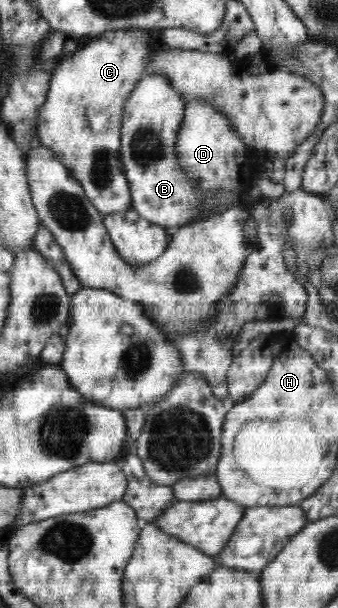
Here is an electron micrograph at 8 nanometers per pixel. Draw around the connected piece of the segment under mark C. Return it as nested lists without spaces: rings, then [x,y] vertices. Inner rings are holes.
[[[119,28],[103,32],[85,46],[79,46],[77,51],[68,57],[68,61],[57,64],[52,70],[44,104],[39,108],[37,136],[40,146],[52,149],[52,152],[60,157],[62,164],[70,170],[74,179],[80,181],[86,197],[104,218],[133,208],[132,194],[120,154],[120,127],[127,98],[136,83],[145,75],[144,70],[152,60],[153,51],[156,51],[156,48],[152,44],[148,29]],[[98,112],[108,114],[108,125],[105,129],[94,133],[90,129],[88,114]]]

